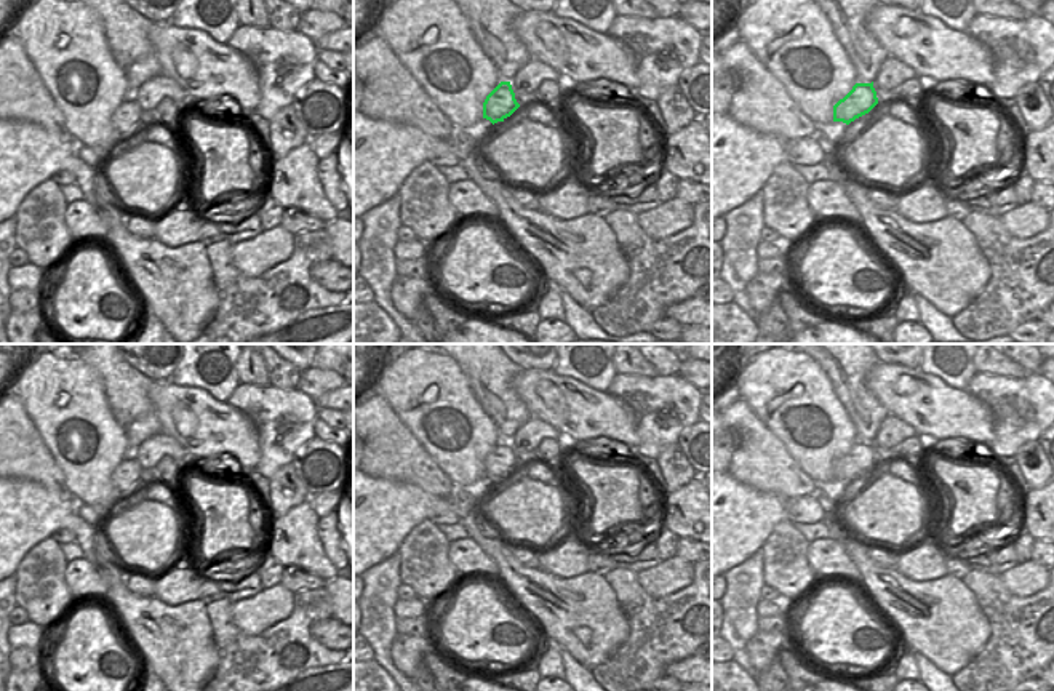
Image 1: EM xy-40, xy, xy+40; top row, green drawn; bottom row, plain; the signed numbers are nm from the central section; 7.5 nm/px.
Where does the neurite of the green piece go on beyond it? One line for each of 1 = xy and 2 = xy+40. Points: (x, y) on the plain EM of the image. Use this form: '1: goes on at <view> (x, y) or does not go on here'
1: does not go on here
2: does not go on here

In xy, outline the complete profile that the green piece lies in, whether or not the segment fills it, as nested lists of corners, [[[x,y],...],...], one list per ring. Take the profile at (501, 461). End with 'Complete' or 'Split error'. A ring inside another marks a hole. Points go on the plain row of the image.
[[[501,440],[483,461],[483,477],[494,483],[504,480],[518,465],[510,440]]]. Complete.

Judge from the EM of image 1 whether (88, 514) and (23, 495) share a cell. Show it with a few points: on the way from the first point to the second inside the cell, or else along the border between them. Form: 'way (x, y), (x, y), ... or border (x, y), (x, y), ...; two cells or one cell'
border (77, 514), (90, 525); two cells

